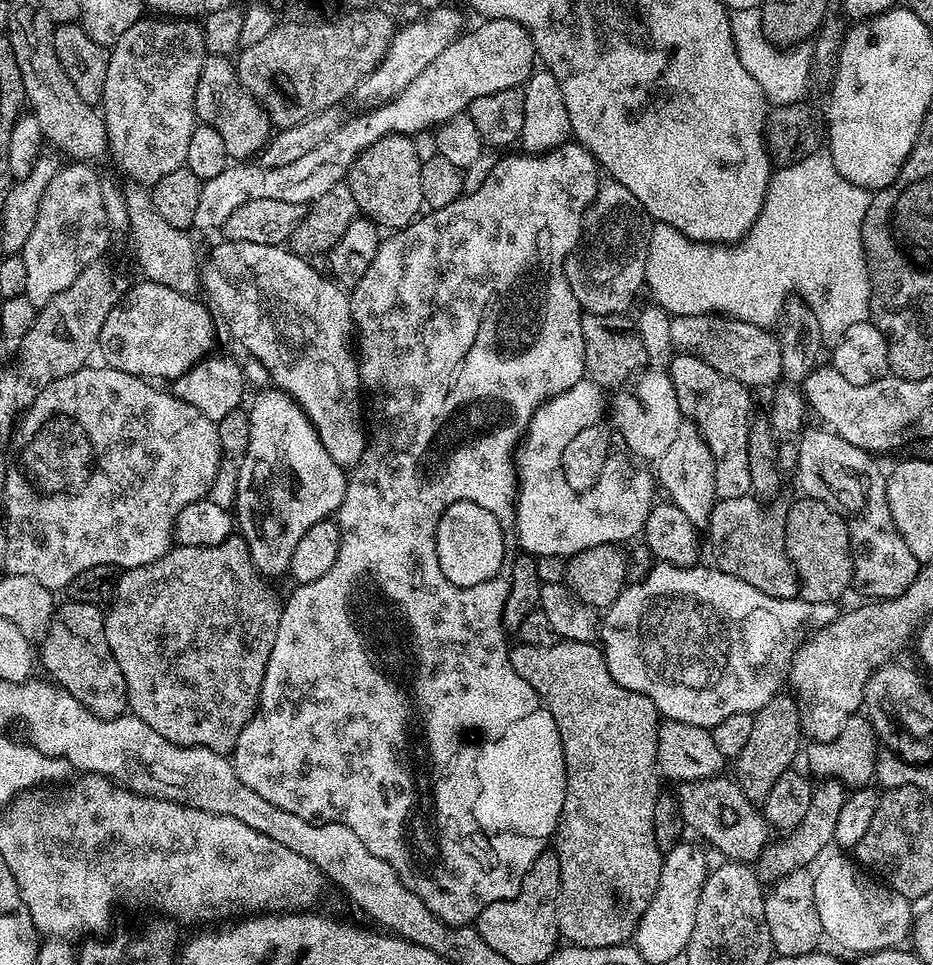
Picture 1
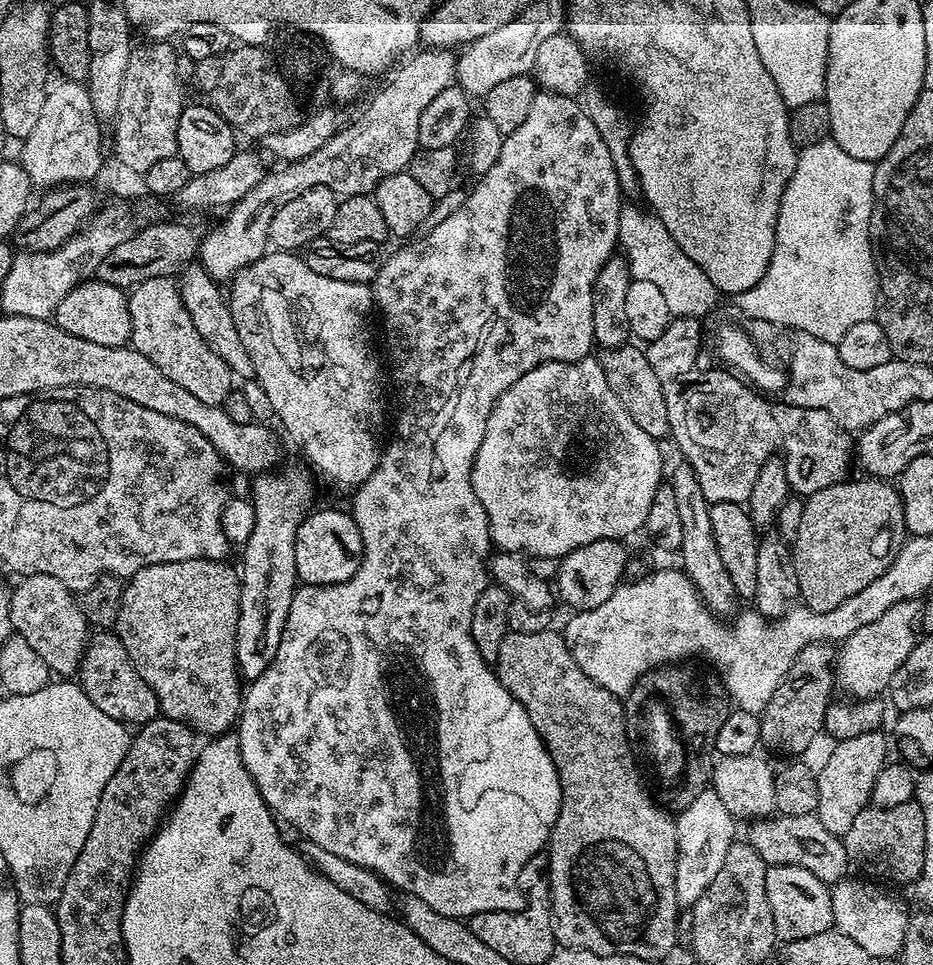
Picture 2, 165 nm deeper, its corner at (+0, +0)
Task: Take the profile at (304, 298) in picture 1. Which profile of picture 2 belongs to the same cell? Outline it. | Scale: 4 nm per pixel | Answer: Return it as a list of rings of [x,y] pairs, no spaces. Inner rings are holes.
[[[272,250],[269,256],[257,255],[251,264],[241,268],[230,281],[230,303],[232,305],[232,317],[234,326],[238,326],[238,338],[242,338],[242,346],[250,354],[250,362],[254,362],[256,371],[255,383],[260,383],[264,396],[268,399],[270,407],[276,411],[278,419],[284,423],[286,431],[292,435],[292,440],[304,451],[304,456],[324,476],[337,480],[340,484],[352,484],[359,486],[374,474],[374,470],[380,461],[382,440],[376,437],[376,431],[380,428],[380,411],[384,404],[380,399],[384,396],[384,388],[380,385],[380,360],[376,357],[374,349],[368,345],[368,315],[373,315],[374,301],[371,287],[367,284],[355,284],[354,282],[338,282],[334,278],[326,278],[326,274],[318,274],[306,266],[306,262],[299,255],[288,250]]]

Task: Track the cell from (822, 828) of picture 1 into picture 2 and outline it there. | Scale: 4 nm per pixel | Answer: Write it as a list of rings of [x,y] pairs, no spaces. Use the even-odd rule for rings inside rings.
[[[877,730],[858,734],[858,738],[835,741],[832,753],[824,760],[824,765],[816,772],[818,802],[815,816],[830,830],[830,834],[843,838],[846,830],[854,823],[854,818],[864,808],[869,807],[874,782],[885,764],[889,763],[888,740],[883,731]]]

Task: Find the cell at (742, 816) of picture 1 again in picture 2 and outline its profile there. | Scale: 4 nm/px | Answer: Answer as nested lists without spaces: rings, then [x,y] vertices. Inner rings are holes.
[[[773,814],[751,821],[747,828],[747,844],[754,846],[769,866],[773,864],[802,866],[802,870],[810,870],[810,874],[814,874],[823,884],[829,886],[836,885],[849,875],[850,861],[843,839],[830,834],[830,830],[822,826],[822,822],[815,814],[793,816]]]

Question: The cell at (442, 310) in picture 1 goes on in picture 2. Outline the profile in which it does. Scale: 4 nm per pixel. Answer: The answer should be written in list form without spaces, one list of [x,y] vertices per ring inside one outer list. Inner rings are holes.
[[[543,90],[537,91],[530,106],[530,114],[526,114],[526,122],[522,122],[518,130],[503,137],[501,154],[498,155],[494,166],[486,170],[476,181],[476,189],[465,195],[462,206],[458,206],[458,210],[454,210],[450,218],[445,218],[438,226],[416,238],[421,240],[413,239],[408,242],[413,244],[398,249],[393,256],[385,255],[376,271],[376,279],[370,287],[375,311],[378,316],[380,312],[380,320],[384,323],[384,344],[388,347],[388,360],[392,363],[392,384],[396,387],[397,398],[400,399],[400,417],[396,420],[396,437],[389,444],[387,441],[386,447],[381,451],[374,474],[370,474],[370,478],[366,478],[366,482],[353,491],[356,493],[352,496],[350,515],[362,538],[364,557],[359,570],[346,582],[309,584],[297,587],[293,592],[278,650],[261,676],[247,685],[238,717],[242,762],[250,778],[254,778],[263,800],[283,823],[285,820],[286,823],[293,824],[305,836],[303,839],[307,843],[322,846],[322,850],[330,850],[330,854],[338,854],[358,866],[369,868],[384,877],[393,889],[401,888],[401,893],[422,898],[422,902],[438,910],[438,914],[457,918],[477,916],[480,912],[527,911],[530,900],[524,897],[519,880],[532,856],[538,855],[539,852],[541,855],[548,841],[552,839],[552,827],[560,813],[560,779],[538,730],[534,730],[534,722],[530,722],[530,714],[526,714],[526,710],[514,698],[514,694],[510,694],[510,690],[502,686],[499,676],[484,661],[478,646],[474,646],[474,592],[458,592],[458,596],[448,596],[446,590],[446,596],[442,596],[440,586],[436,588],[432,580],[414,578],[422,576],[418,572],[412,574],[412,566],[416,570],[416,564],[410,560],[410,542],[414,540],[414,512],[420,512],[424,504],[422,496],[430,496],[432,492],[436,492],[436,496],[444,496],[446,492],[456,494],[456,488],[444,488],[442,478],[464,478],[466,482],[472,482],[474,458],[478,454],[478,446],[482,446],[482,434],[486,434],[486,422],[490,418],[492,407],[502,393],[510,390],[510,386],[514,386],[514,382],[522,378],[522,374],[551,360],[583,360],[593,351],[592,284],[596,281],[601,266],[613,255],[612,250],[617,249],[622,207],[620,180],[616,176],[610,150],[606,150],[606,142],[602,142],[602,134],[598,134],[598,126],[594,126],[587,111],[573,97],[559,96]],[[530,186],[534,190],[540,188],[542,192],[536,194],[546,194],[546,202],[544,196],[538,196],[536,210],[516,208],[520,206],[522,196],[532,196]],[[568,210],[572,212],[570,220],[564,218],[568,216]],[[544,214],[546,218],[556,220],[540,220],[544,218]]]

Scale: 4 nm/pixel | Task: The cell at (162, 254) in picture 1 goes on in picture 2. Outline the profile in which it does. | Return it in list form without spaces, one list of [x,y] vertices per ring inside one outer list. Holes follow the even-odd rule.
[[[199,262],[189,263],[179,273],[178,287],[182,302],[186,306],[186,314],[190,314],[190,319],[198,329],[198,334],[202,334],[202,342],[206,342],[206,346],[210,346],[210,350],[214,350],[214,354],[218,354],[218,358],[222,358],[222,362],[226,362],[233,377],[255,377],[254,362],[250,362],[250,354],[246,350],[246,346],[242,346],[242,338],[238,338],[238,326],[234,326],[232,305],[226,299],[225,289],[223,292],[220,289],[223,287],[213,280],[211,274]]]

